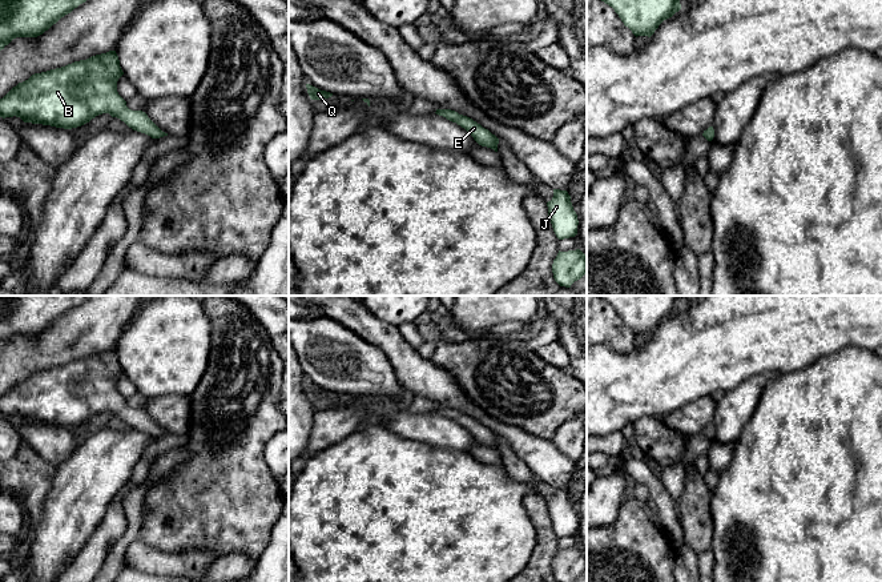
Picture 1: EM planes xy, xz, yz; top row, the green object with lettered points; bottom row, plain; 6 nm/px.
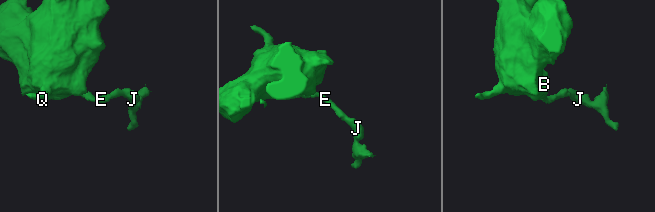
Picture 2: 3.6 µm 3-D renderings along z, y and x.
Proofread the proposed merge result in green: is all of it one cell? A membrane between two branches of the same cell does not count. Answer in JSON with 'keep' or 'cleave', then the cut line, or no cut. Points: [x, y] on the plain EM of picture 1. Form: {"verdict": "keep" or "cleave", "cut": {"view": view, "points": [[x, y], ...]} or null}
{"verdict": "keep", "cut": null}

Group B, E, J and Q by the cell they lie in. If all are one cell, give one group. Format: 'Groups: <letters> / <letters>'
Groups: B E J Q

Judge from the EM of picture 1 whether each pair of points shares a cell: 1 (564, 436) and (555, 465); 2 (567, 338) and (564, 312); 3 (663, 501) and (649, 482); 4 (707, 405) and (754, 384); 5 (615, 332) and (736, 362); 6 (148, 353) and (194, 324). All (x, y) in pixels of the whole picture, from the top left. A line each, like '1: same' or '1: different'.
1: different
2: same
3: same
4: different
5: different
6: same

